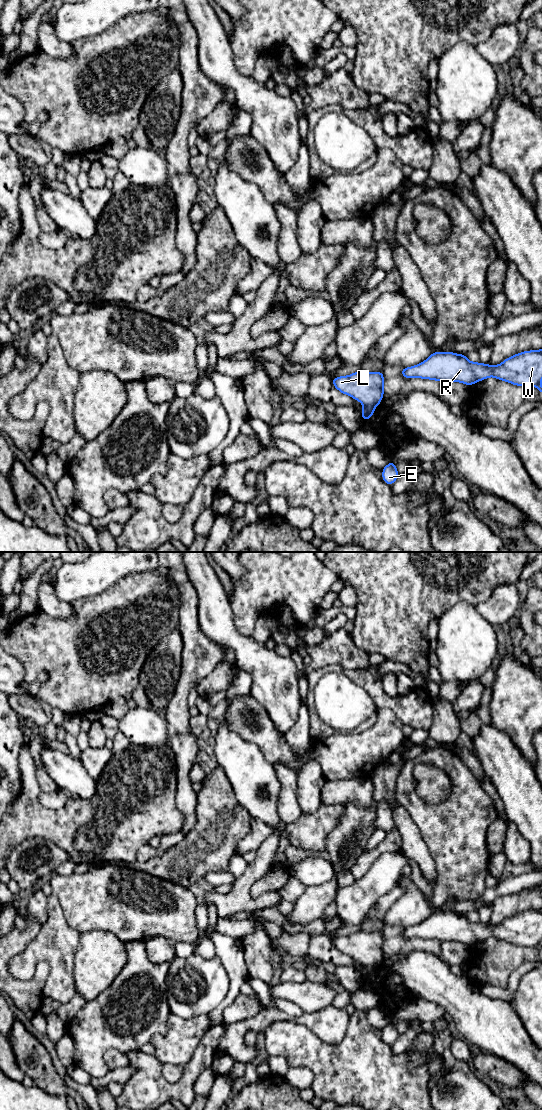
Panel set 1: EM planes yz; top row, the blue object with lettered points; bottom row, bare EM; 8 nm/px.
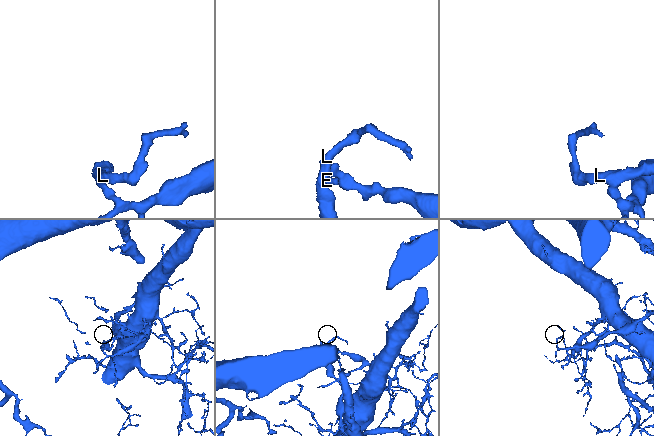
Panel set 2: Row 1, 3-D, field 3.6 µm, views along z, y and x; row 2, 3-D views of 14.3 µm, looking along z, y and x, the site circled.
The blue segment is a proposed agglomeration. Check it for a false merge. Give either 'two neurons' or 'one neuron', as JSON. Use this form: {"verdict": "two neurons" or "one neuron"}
{"verdict": "two neurons"}

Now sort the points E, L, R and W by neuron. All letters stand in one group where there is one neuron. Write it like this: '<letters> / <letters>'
E / L R W

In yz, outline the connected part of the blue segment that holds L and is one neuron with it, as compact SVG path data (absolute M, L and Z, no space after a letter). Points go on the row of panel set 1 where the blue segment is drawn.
M357 371L332 378L333 386L341 393L359 401L365 407L377 407L384 396L384 373Z

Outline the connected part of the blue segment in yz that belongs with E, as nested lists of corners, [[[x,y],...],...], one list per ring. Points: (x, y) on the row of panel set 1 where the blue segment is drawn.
[[[392,461],[389,462],[383,469],[382,469],[382,479],[383,481],[392,486],[393,483],[397,480],[399,477],[399,472],[397,471],[396,464]]]

